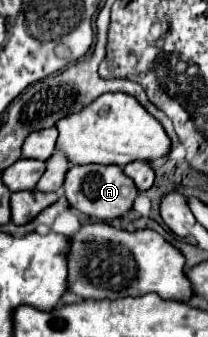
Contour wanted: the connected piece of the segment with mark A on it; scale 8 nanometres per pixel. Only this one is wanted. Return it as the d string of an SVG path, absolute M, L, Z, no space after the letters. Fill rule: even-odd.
M73 165L65 175L63 191L71 207L101 221L111 221L127 213L139 195L133 181L129 181L129 177L125 177L123 169L117 165Z

